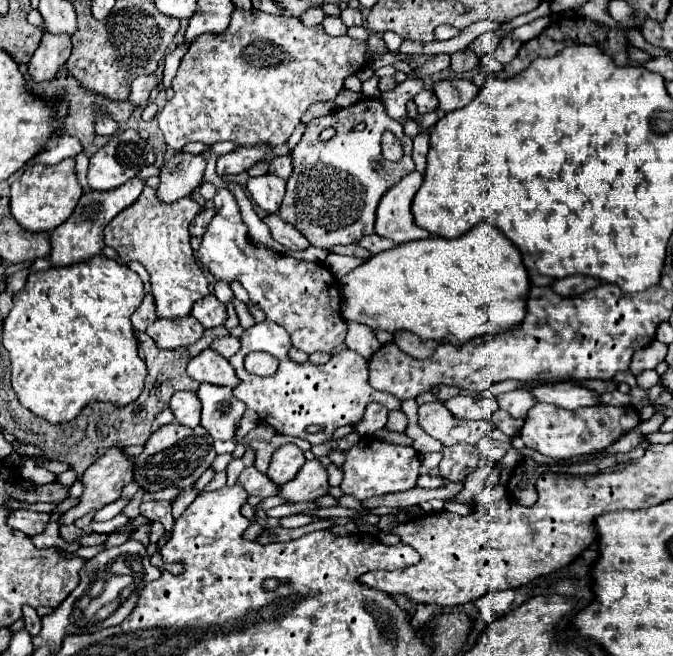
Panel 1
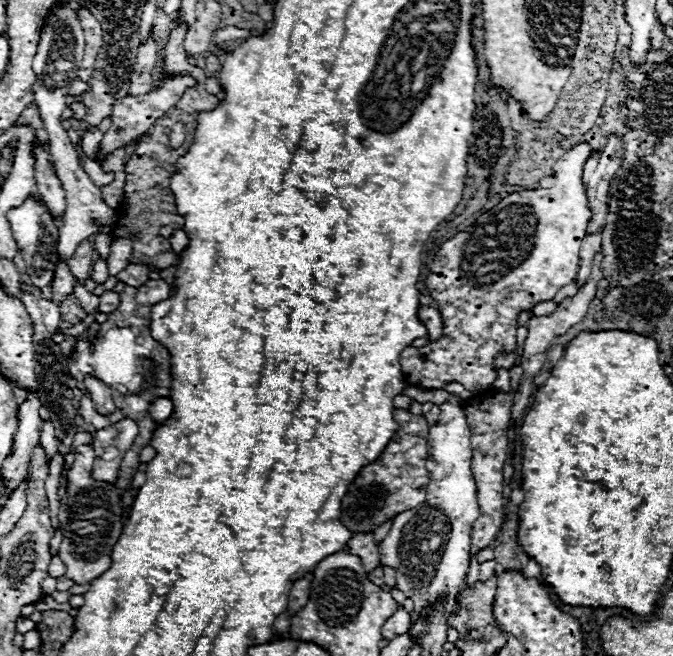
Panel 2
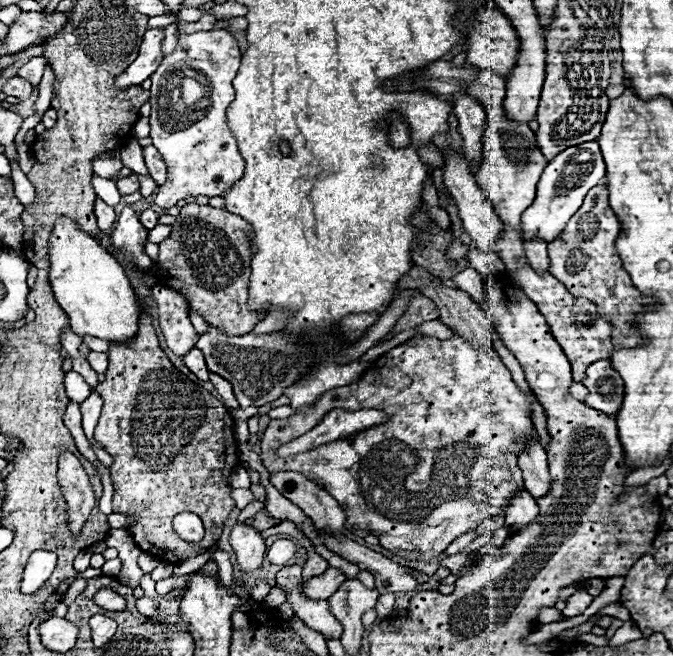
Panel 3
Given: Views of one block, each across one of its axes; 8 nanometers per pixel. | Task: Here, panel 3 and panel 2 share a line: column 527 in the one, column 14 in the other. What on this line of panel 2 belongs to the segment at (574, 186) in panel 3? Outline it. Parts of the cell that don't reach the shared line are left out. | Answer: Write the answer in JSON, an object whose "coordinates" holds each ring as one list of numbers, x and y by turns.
{"coordinates":[[30,196,22,206,10,210,8,220,10,220,10,226,14,230,14,240,18,242,18,248,22,250,24,262,28,264,26,272,28,272,32,284,38,288,50,286,54,270,56,270,56,262,58,262,58,252,56,252,58,226,56,226,56,220,52,218,52,214,48,212,48,208,44,204,34,202,34,196]]}

